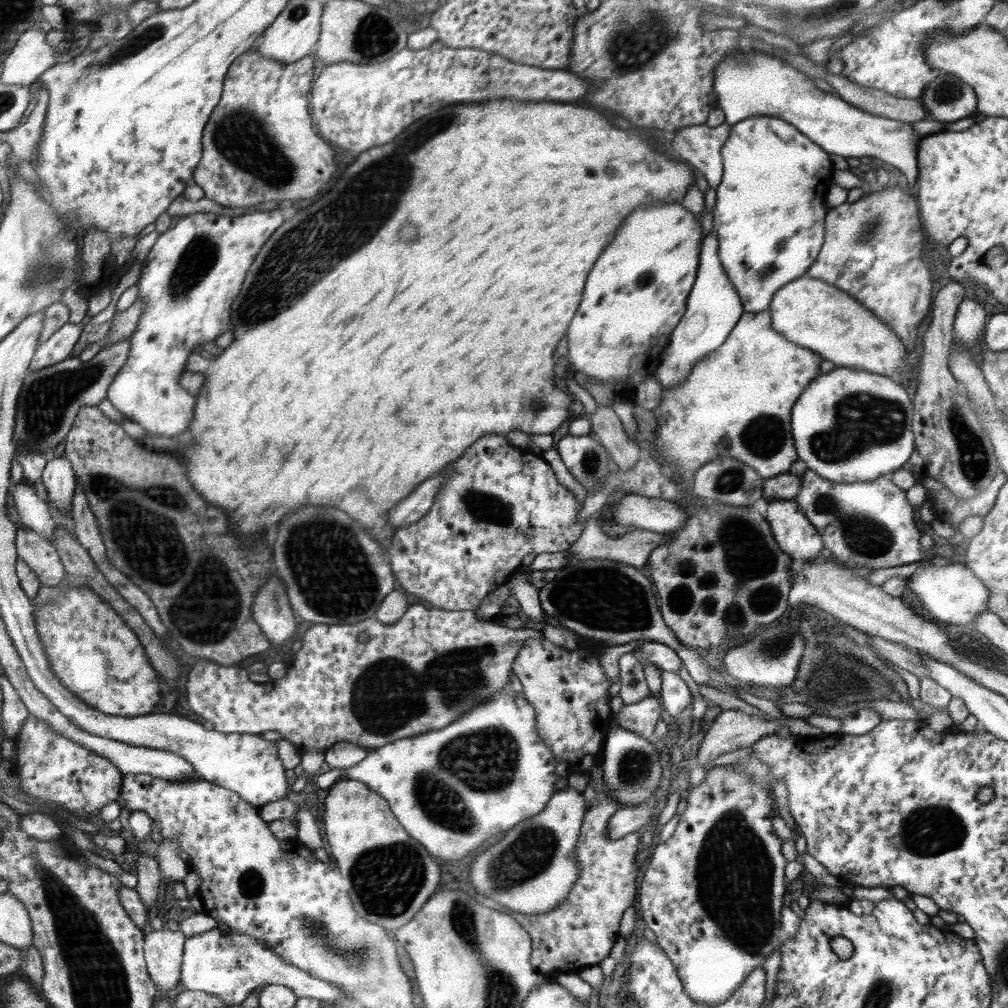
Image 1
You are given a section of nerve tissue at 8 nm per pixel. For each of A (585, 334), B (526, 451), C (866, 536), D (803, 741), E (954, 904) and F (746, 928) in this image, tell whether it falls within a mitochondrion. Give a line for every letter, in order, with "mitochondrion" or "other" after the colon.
A: other
B: other
C: mitochondrion
D: other
E: other
F: mitochondrion

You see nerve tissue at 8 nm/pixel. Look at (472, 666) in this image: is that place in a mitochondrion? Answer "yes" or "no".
yes

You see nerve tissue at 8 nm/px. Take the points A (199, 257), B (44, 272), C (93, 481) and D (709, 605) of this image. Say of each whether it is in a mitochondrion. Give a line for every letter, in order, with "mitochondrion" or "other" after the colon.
A: mitochondrion
B: mitochondrion
C: mitochondrion
D: other

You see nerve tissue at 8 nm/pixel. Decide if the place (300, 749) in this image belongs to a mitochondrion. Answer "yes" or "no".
no

